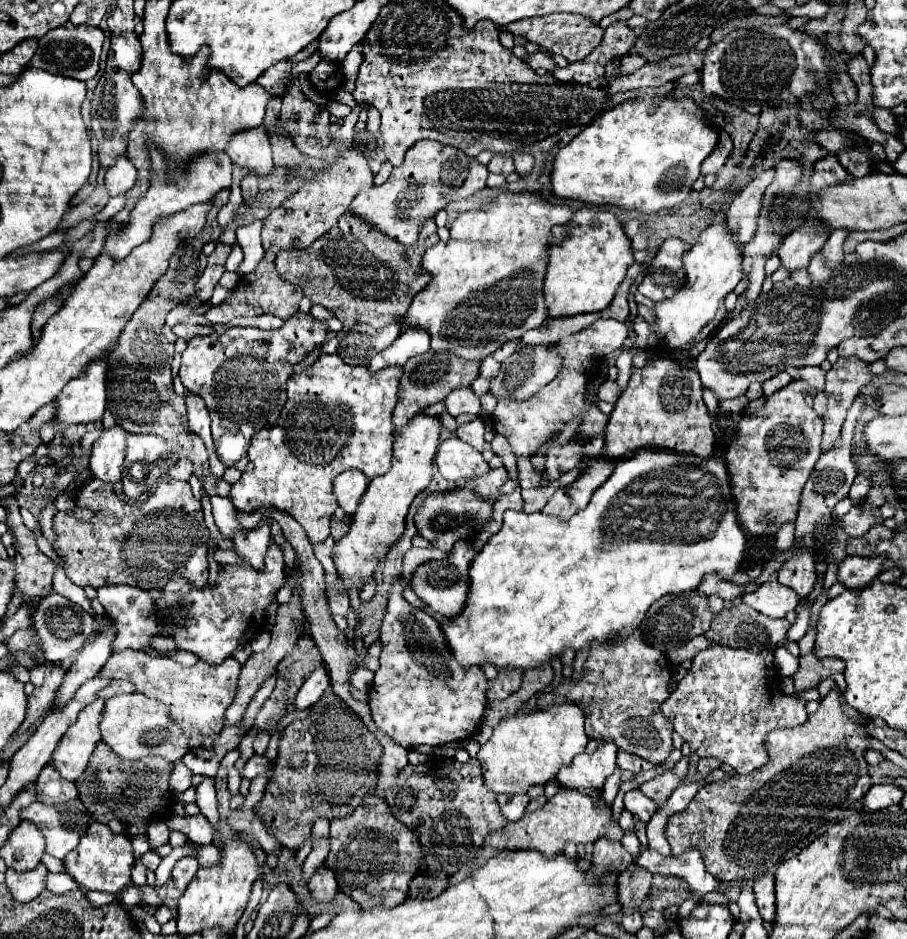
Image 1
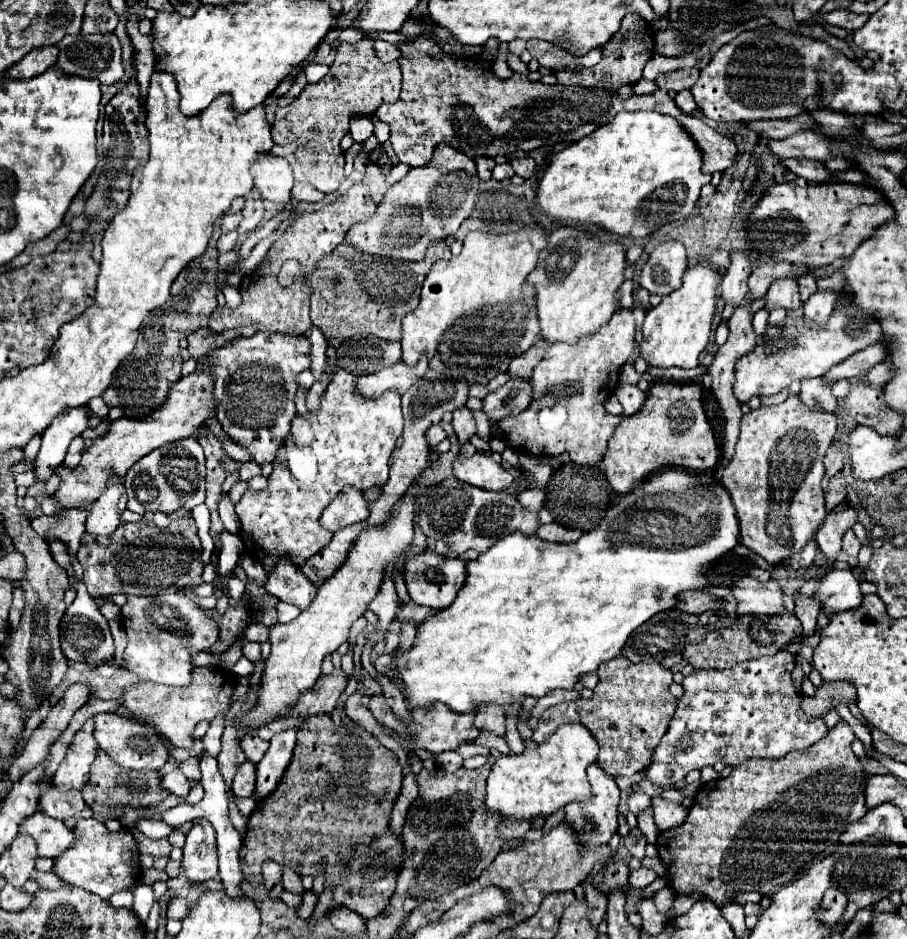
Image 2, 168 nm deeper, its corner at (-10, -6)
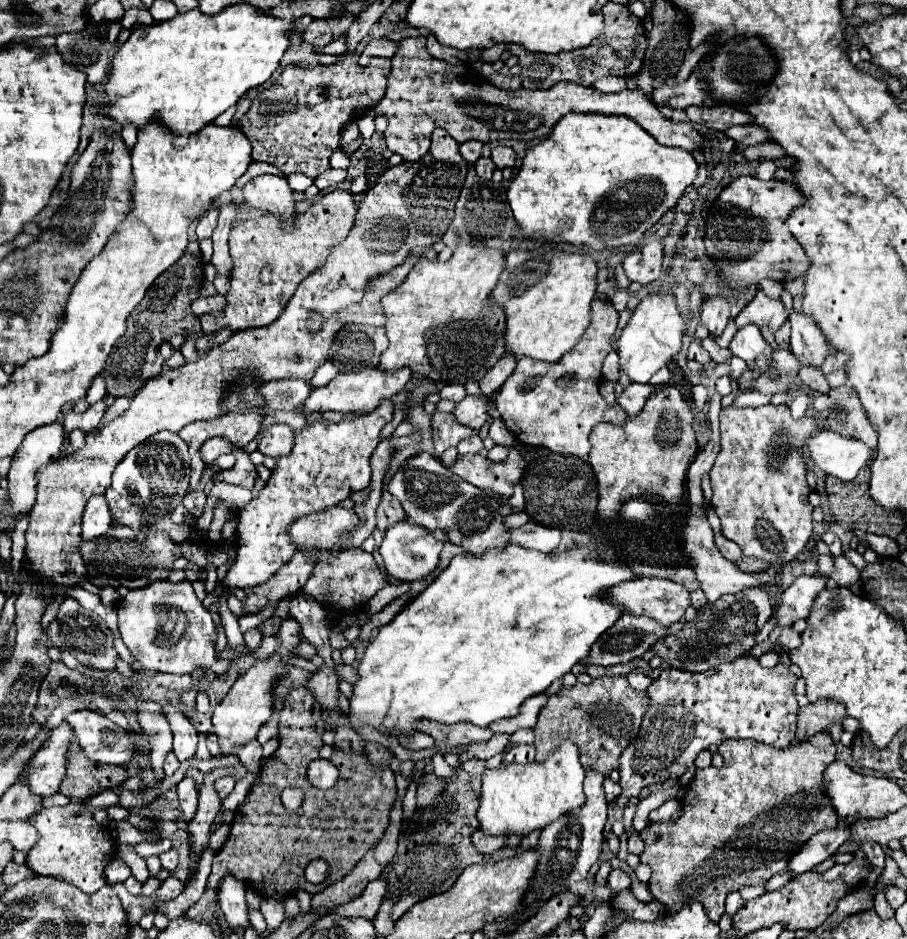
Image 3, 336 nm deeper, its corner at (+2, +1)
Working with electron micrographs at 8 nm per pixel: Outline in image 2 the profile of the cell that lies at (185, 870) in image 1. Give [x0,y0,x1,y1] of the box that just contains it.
[182,819,218,883]

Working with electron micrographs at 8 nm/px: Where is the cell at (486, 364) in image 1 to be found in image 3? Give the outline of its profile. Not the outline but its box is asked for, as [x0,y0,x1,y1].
[440,384,466,402]

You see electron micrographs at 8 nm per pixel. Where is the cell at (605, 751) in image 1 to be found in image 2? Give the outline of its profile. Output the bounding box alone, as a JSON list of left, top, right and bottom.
[564,763,620,849]

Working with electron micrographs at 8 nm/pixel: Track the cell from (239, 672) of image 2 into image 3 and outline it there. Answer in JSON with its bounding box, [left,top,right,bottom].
[118,580,230,674]

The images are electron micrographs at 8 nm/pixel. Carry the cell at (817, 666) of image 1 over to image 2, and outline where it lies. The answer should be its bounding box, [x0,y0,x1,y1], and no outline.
[802,681,856,717]

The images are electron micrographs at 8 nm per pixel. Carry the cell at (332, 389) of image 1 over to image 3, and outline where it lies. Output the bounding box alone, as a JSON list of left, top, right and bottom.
[224,400,394,588]

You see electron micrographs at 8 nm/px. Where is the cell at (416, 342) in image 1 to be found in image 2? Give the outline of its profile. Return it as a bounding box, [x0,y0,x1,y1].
[354,359,426,399]

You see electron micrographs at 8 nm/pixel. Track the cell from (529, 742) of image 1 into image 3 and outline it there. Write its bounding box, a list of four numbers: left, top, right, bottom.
[478,740,584,834]

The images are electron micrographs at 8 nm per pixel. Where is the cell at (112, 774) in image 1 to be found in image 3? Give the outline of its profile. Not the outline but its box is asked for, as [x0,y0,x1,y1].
[60,740,128,802]

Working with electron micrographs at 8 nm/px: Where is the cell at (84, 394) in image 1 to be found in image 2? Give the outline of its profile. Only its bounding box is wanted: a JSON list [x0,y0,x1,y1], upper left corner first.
[34,407,88,481]

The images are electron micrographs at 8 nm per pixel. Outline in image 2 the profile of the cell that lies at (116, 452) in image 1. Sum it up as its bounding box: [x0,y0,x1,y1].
[86,479,126,535]

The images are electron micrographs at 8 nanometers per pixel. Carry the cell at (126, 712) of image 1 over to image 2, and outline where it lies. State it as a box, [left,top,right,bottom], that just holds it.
[94,713,170,771]

